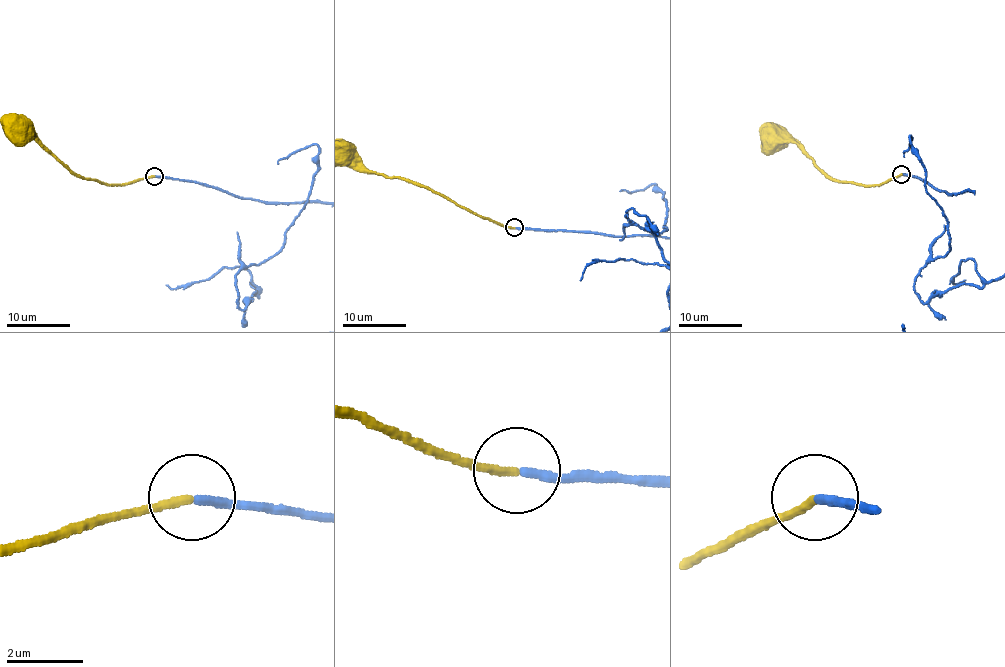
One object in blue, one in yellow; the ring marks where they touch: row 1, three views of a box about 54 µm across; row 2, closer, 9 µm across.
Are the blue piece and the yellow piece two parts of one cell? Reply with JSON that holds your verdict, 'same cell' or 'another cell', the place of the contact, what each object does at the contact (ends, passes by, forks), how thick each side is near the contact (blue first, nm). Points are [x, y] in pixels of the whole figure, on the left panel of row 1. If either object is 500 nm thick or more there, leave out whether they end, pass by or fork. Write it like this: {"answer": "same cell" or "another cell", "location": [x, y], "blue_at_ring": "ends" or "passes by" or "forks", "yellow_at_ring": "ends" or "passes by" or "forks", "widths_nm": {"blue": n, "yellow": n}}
{"answer": "same cell", "location": [154, 176], "blue_at_ring": "ends", "yellow_at_ring": "ends", "widths_nm": {"blue": 240, "yellow": 220}}

